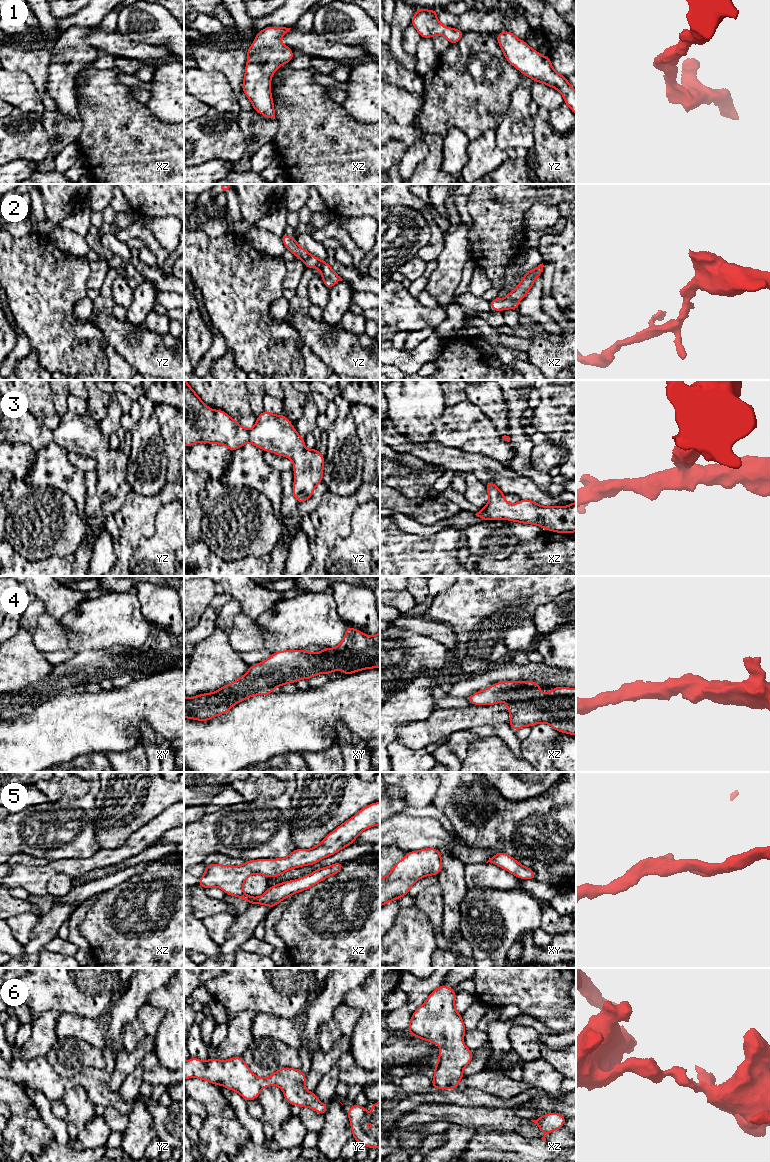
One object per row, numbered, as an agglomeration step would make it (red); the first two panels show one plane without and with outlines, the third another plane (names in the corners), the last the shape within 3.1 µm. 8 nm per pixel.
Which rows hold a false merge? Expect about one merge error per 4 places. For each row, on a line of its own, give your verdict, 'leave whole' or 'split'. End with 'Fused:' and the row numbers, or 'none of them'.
1: leave whole
2: leave whole
3: leave whole
4: leave whole
5: leave whole
6: leave whole
Fused: none of them

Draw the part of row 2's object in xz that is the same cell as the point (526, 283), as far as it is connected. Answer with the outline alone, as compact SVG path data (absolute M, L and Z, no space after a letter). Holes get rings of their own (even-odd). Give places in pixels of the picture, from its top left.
M543 263L538 265L536 268L525 273L523 279L519 282L514 291L508 292L505 299L500 299L496 297L490 301L492 310L503 311L506 309L516 309L519 308L519 300L523 299L529 290L532 288L533 283L536 278L540 276L543 272Z

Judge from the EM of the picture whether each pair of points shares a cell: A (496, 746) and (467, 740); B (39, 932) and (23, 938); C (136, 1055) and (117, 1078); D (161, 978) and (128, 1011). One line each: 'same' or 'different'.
A: different
B: different
C: same
D: same

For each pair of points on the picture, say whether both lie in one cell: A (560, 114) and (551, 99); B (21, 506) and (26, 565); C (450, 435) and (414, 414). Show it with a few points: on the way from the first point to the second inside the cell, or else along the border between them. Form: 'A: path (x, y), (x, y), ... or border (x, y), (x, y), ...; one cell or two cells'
A: border (564, 103), (550, 111); two cells
B: border (52, 555), (40, 560), (31, 560), (29, 558); two cells
C: border (446, 407), (434, 423), (434, 431), (430, 440); two cells

